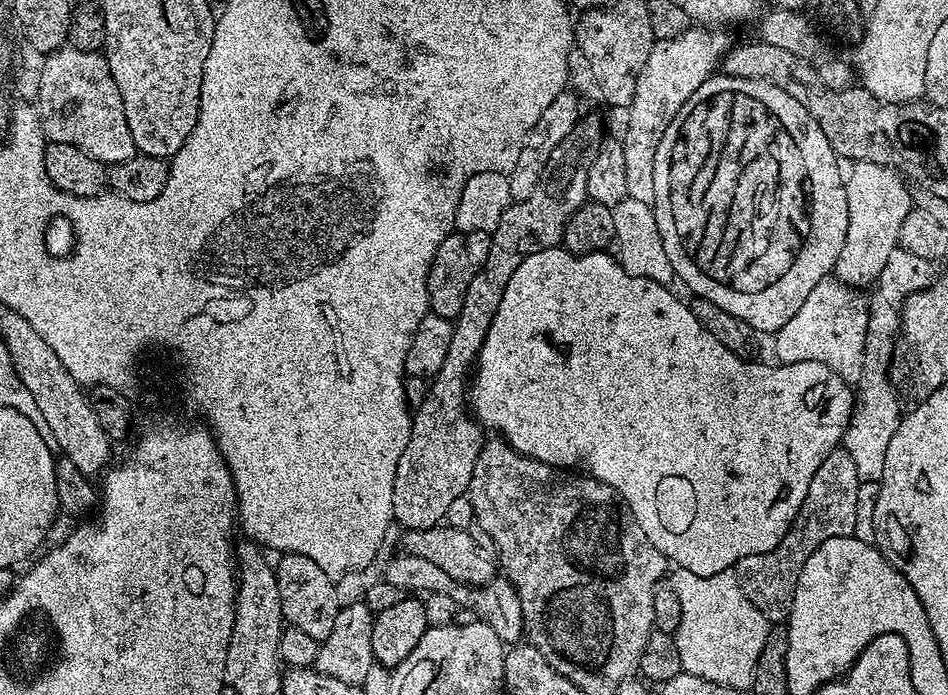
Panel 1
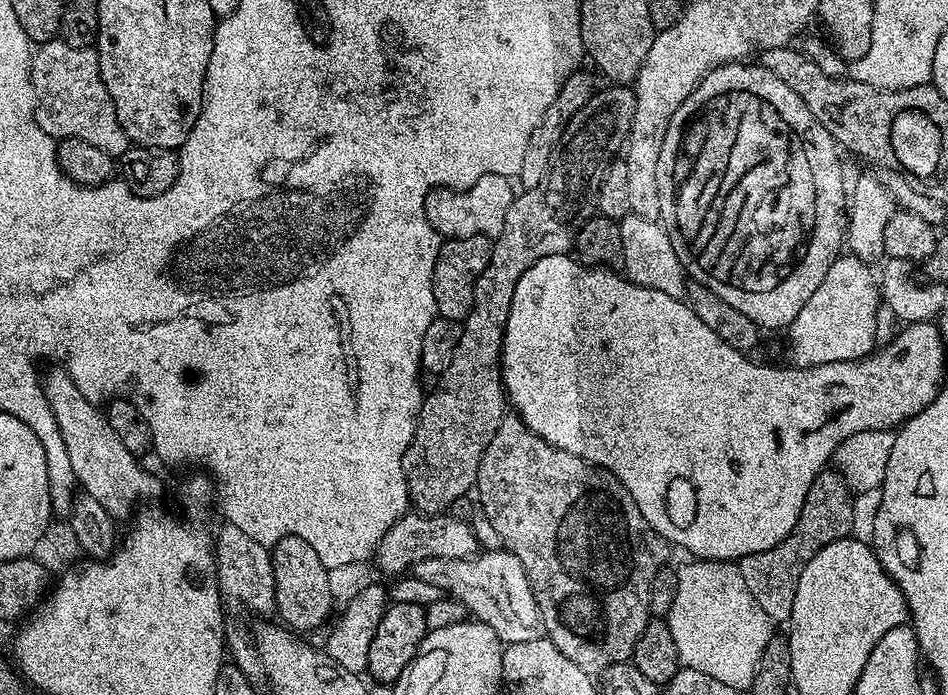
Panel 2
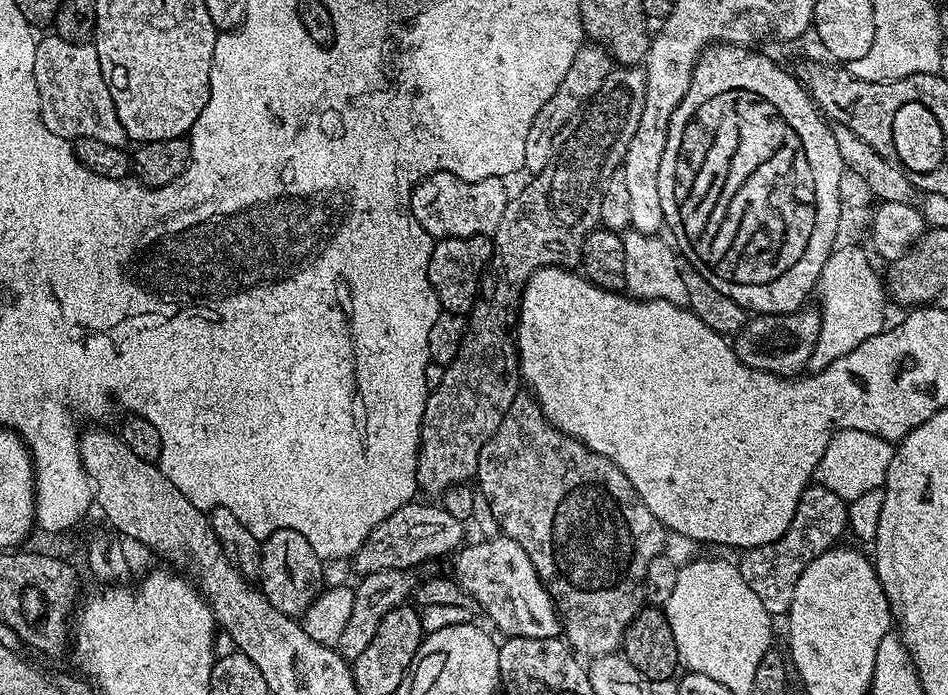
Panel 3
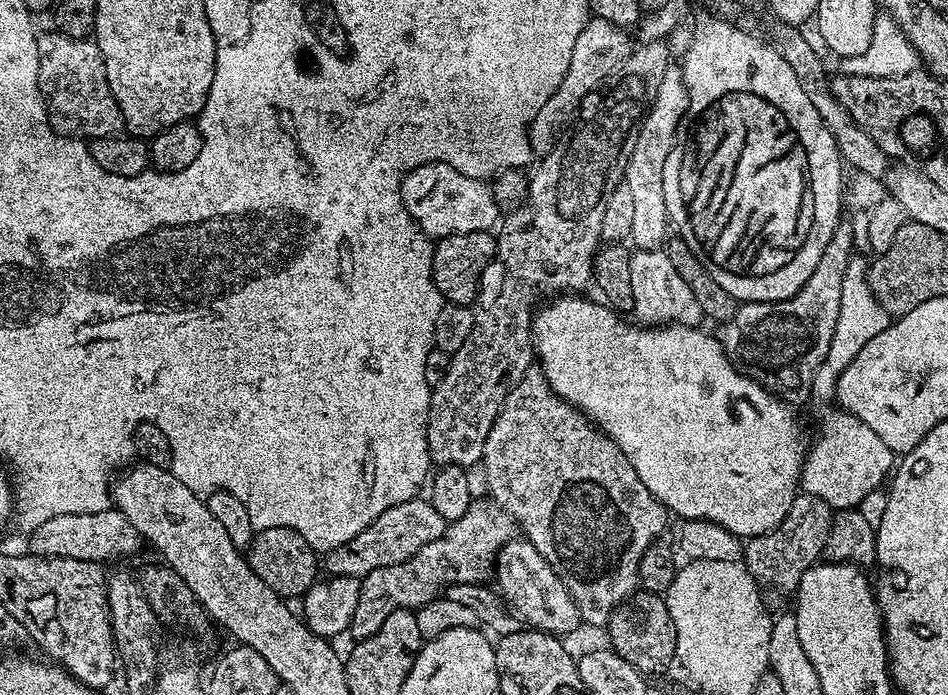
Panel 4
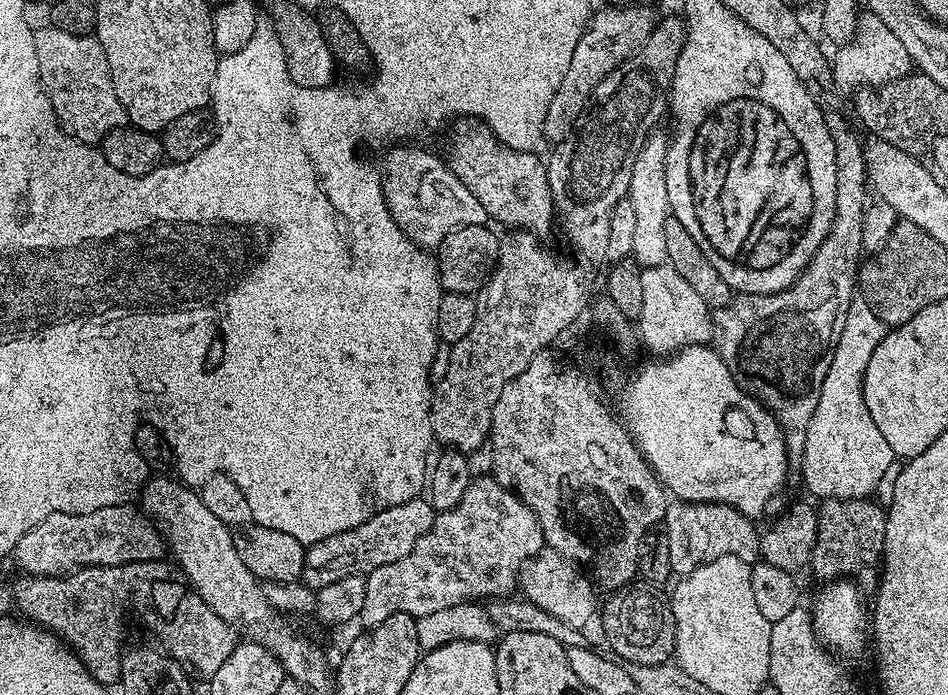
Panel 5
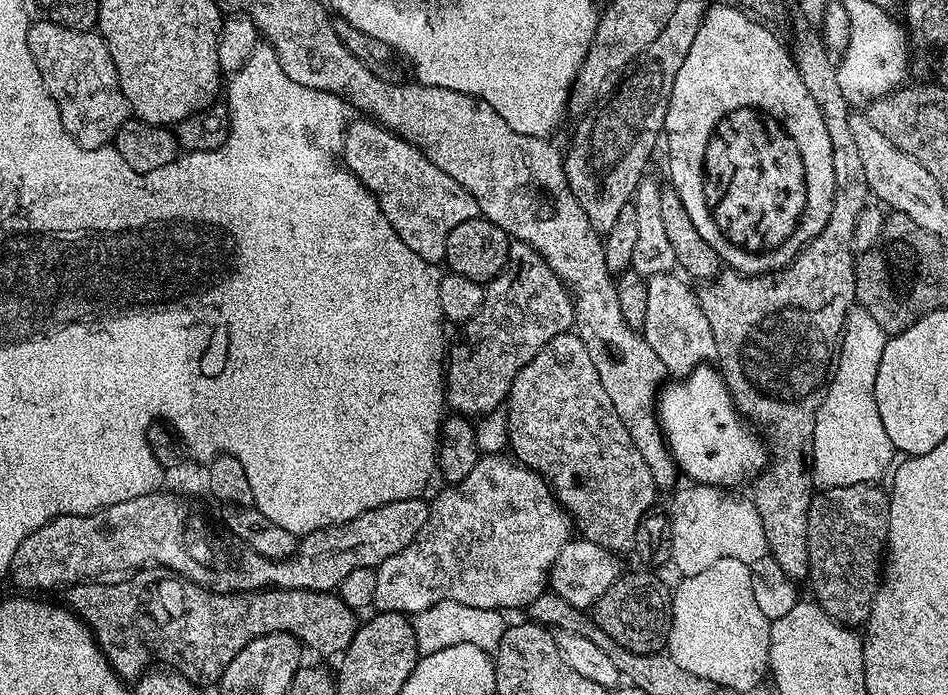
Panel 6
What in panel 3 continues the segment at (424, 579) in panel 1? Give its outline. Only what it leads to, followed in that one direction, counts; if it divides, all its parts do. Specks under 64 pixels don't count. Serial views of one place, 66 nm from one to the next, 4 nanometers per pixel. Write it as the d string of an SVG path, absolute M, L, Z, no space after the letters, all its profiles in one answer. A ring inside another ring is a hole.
M503 534L481 539L479 543L461 547L451 557L450 572L461 589L473 596L479 611L484 611L492 619L491 627L497 633L504 632L505 637L557 639L562 632L560 613L526 550L522 550L517 540Z

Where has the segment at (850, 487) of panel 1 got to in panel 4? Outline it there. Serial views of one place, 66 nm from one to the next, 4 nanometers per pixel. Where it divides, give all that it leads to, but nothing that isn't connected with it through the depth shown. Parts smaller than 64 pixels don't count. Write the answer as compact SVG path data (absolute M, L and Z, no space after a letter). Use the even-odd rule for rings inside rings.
M801 491L794 498L786 518L782 518L782 522L778 522L774 530L751 537L743 545L744 567L761 585L769 584L770 587L781 588L788 594L795 593L800 587L802 574L806 574L806 570L810 570L824 555L833 517L834 509L826 502L822 502L822 498Z

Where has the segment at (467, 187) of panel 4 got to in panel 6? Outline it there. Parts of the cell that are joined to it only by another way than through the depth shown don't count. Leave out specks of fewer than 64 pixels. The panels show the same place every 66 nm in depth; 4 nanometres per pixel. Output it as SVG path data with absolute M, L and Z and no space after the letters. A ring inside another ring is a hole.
M358 118L349 123L343 137L343 167L348 168L367 186L378 202L382 214L394 226L398 238L431 264L445 259L444 243L454 226L480 216L478 202L465 188L458 186L450 174L438 170L430 158L420 153L410 142L396 136L371 118Z

